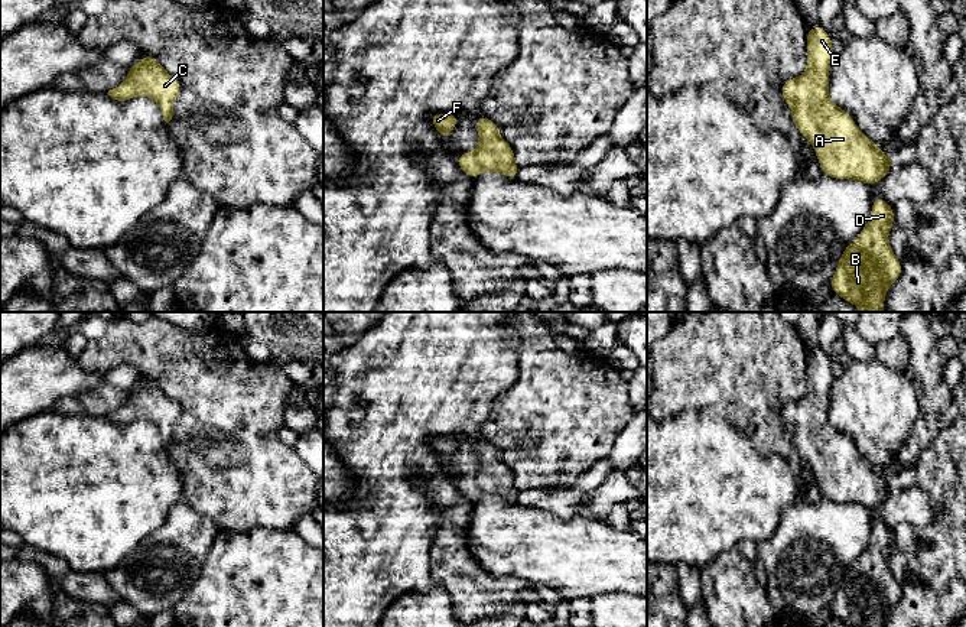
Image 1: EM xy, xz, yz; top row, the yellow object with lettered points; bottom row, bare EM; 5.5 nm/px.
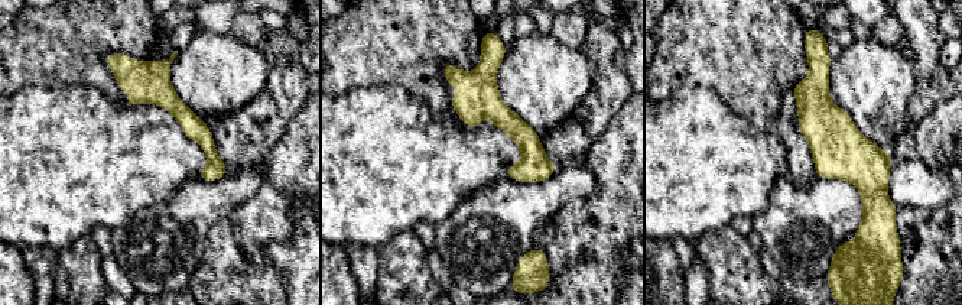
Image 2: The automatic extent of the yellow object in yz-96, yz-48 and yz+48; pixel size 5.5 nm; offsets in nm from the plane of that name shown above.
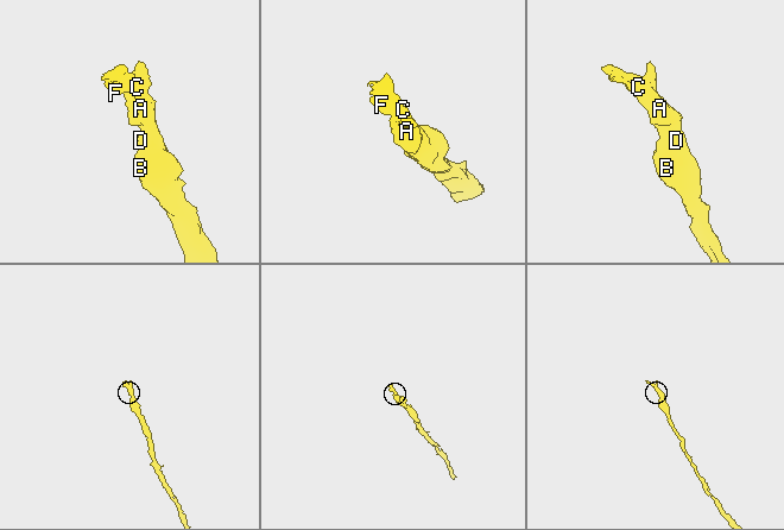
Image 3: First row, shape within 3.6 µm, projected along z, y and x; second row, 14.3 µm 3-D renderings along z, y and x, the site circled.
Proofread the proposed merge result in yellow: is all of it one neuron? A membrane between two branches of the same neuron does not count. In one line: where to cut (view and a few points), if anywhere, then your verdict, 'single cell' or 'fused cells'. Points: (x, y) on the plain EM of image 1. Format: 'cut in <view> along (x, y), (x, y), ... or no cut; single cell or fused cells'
no cut; single cell

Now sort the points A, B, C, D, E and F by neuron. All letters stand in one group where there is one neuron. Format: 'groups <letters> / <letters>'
groups A B C D E F

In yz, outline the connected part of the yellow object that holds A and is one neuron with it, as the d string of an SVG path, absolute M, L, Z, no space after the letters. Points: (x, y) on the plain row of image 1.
M820 350L807 354L807 390L799 402L783 406L783 425L791 428L791 444L797 454L811 467L820 497L835 503L853 503L865 509L881 506L894 485L881 471L869 464L852 444L850 438L829 422L829 394L835 376L832 360Z

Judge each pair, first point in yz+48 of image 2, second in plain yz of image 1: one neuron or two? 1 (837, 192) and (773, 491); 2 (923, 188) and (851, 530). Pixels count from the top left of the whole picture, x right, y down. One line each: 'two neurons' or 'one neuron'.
1: two neurons
2: one neuron

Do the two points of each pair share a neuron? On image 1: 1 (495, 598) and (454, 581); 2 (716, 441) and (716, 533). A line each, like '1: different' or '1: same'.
1: same
2: same

